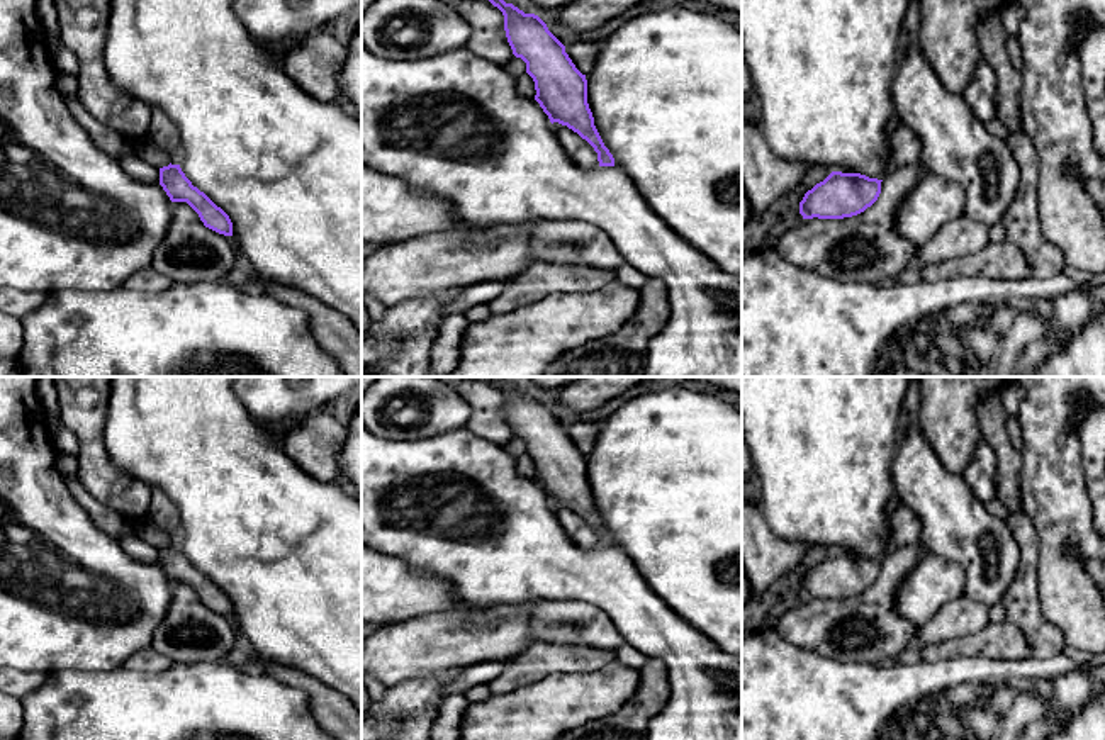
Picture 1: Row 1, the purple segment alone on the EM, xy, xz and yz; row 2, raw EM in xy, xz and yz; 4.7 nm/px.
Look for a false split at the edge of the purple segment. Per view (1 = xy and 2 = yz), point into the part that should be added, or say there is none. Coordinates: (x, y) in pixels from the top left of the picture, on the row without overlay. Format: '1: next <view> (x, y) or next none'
1: next none
2: next none

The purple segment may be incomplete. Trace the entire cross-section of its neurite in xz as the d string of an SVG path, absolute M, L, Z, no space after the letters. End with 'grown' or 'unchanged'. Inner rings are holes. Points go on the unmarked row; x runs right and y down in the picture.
M485 377L504 395L504 411L516 438L526 443L526 453L535 462L535 480L550 502L558 502L577 513L597 533L599 547L614 547L614 538L604 526L587 484L587 460L565 426L535 394L524 394L501 377Z | unchanged

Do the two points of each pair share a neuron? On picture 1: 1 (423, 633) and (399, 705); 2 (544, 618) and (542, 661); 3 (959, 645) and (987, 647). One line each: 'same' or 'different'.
1: different
2: different
3: same

